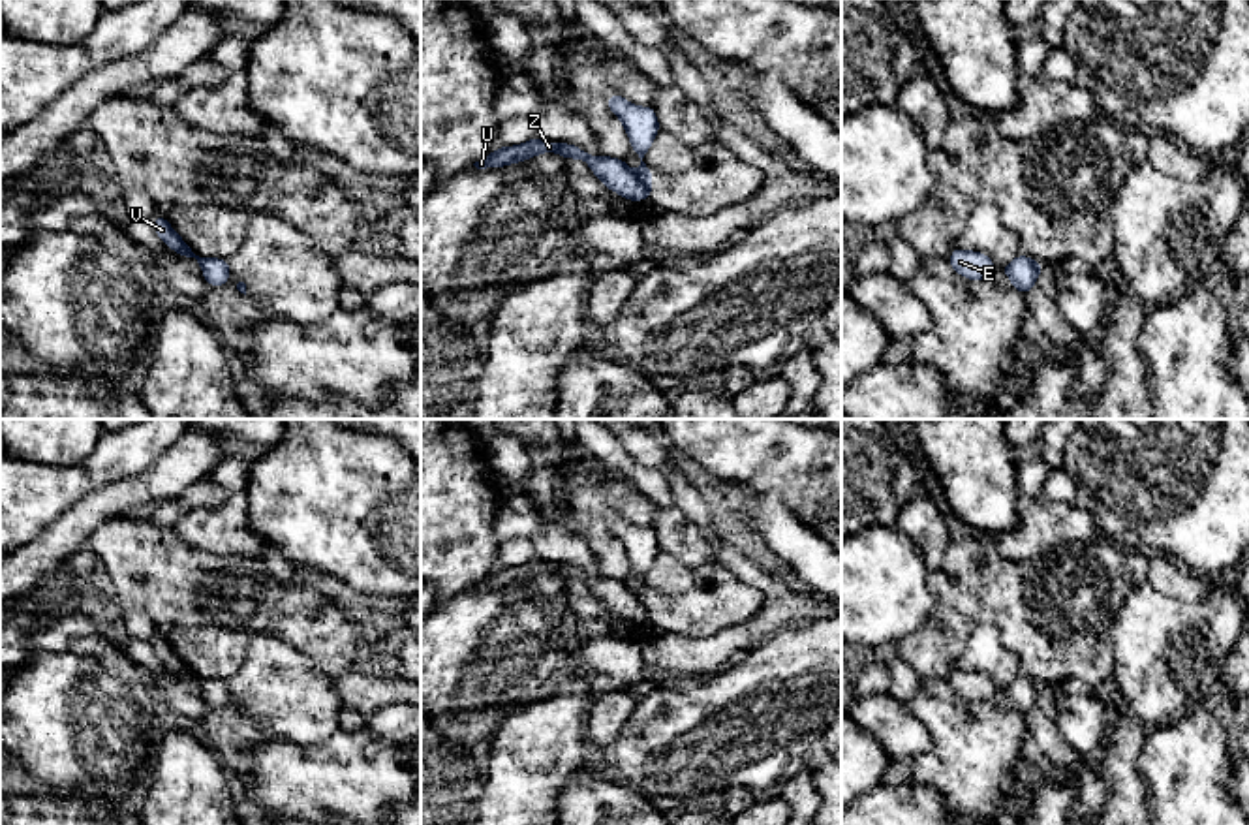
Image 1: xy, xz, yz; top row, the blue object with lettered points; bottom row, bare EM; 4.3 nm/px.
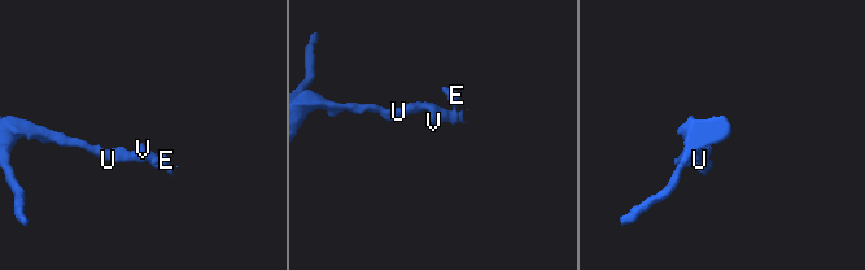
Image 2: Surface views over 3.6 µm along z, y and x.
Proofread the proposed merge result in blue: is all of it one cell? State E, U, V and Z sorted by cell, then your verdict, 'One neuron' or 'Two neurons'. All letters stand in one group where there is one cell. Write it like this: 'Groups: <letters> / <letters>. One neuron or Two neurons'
Groups: E / U V Z. Two neurons

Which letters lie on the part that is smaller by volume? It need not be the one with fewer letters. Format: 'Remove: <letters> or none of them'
Remove: E

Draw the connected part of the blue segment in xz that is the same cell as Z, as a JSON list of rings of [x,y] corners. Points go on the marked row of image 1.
[[[537,137],[517,147],[500,147],[496,152],[490,152],[486,158],[475,162],[477,169],[501,167],[517,162],[530,160],[541,152],[558,152],[565,160],[578,158],[586,162],[594,175],[612,192],[627,197],[629,201],[644,201],[648,197],[646,188],[640,179],[627,167],[620,158],[599,156],[594,158],[586,150],[569,145],[569,143],[548,143]]]

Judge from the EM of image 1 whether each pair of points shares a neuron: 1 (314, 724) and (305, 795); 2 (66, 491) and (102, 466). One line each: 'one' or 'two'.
1: two
2: one

